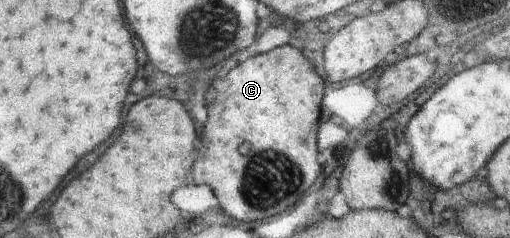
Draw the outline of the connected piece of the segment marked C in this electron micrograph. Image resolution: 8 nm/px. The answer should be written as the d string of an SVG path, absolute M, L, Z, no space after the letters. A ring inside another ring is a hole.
M289 44L260 56L252 56L236 68L230 86L218 88L216 96L205 104L208 108L208 146L194 162L194 182L208 184L220 200L224 212L232 218L244 222L272 218L274 214L294 206L320 174L320 164L316 162L316 130L320 104L326 91L325 77L320 68L314 70L304 56L307 56L304 51Z

